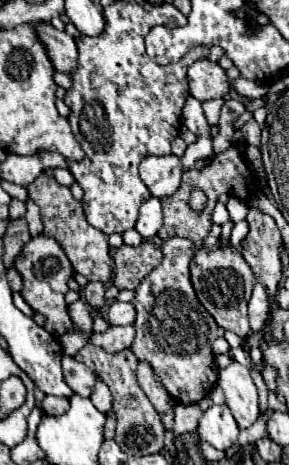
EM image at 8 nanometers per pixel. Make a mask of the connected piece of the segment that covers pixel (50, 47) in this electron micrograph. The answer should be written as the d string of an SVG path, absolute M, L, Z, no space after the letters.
M37 22L35 32L47 50L47 56L57 72L71 72L75 68L75 40L65 32L53 28L49 22Z

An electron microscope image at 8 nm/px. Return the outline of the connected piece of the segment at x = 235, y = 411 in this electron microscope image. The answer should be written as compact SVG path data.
M231 362L227 368L219 370L219 382L225 392L225 404L229 406L233 418L237 420L239 430L249 428L259 416L259 402L257 402L257 388L245 368L239 362Z

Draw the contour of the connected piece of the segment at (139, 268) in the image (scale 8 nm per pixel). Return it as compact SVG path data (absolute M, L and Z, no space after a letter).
M143 242L137 248L123 244L113 254L115 262L113 284L119 290L135 290L135 286L159 264L159 258L161 250L151 242Z

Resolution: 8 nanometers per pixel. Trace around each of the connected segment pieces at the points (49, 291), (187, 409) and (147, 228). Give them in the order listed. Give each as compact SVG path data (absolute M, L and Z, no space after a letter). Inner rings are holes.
M41 234L37 238L31 238L23 246L21 254L13 262L13 268L23 278L23 288L21 288L23 300L35 312L45 316L45 326L43 328L47 332L51 332L53 336L61 336L63 328L65 328L65 332L75 332L73 322L71 322L71 318L67 314L67 304L65 304L65 292L69 290L67 288L67 280L73 276L73 268L71 268L69 258L65 256L63 248L53 238L47 238L47 236Z
M197 404L191 406L175 406L175 418L173 418L173 434L179 438L183 434L195 432L197 430L197 422L201 418L201 410Z
M149 198L147 202L143 202L141 210L139 210L139 218L135 224L135 230L141 234L143 240L151 240L157 230L163 224L163 216L161 216L161 202L157 198Z

